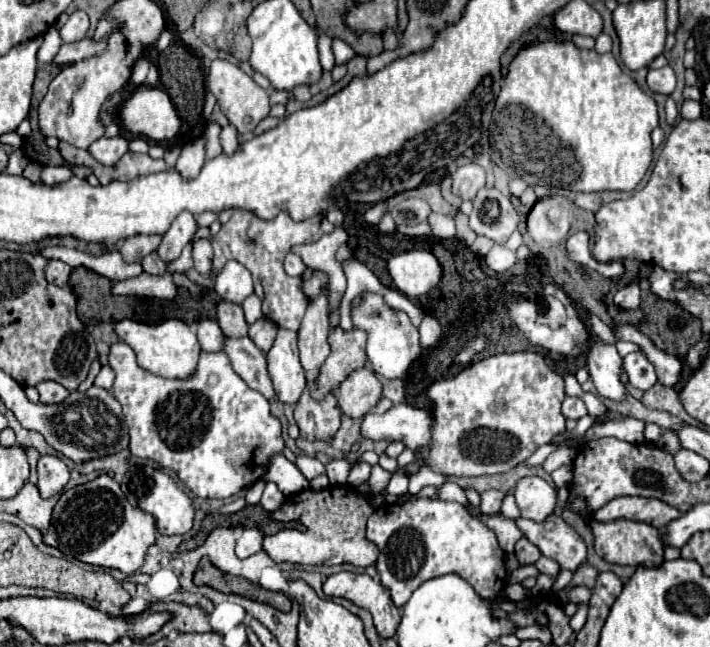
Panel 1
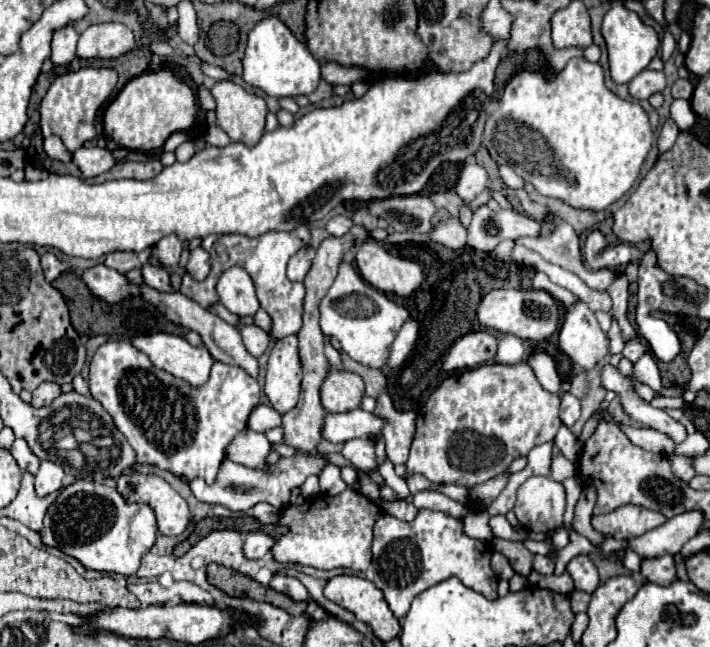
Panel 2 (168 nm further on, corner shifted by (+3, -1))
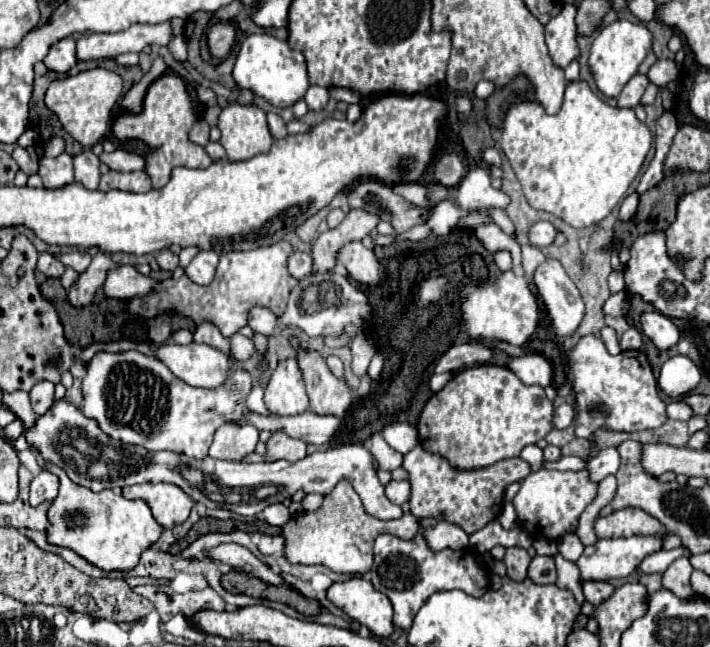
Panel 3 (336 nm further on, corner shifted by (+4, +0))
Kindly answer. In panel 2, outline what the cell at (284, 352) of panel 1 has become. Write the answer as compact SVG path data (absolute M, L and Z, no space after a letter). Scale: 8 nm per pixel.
M288 336L276 340L266 368L264 392L270 404L280 412L288 412L296 406L300 394L302 366L298 358L298 338Z

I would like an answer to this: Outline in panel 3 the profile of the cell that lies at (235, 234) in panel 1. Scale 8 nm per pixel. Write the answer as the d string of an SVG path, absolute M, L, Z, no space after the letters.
M279 241L269 247L259 247L253 251L231 251L223 253L217 265L217 273L211 285L199 287L187 275L181 279L165 279L149 295L129 297L125 301L125 311L139 319L153 319L161 313L179 313L191 317L197 325L211 323L225 337L231 337L241 327L247 325L249 311L253 307L267 307L277 317L285 313L291 289L299 283L287 273L287 257L291 255L291 245Z

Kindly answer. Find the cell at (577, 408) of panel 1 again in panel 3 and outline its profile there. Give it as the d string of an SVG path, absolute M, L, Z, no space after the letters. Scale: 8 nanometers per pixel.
M561 403L557 409L555 409L555 417L553 417L553 425L557 429L567 429L575 419L575 409L571 403Z

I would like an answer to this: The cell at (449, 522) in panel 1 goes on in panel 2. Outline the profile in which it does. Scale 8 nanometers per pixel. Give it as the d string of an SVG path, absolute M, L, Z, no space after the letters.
M422 508L412 522L402 522L390 514L382 514L374 524L372 552L374 584L384 592L384 598L396 618L408 614L412 600L420 592L448 580L450 576L460 578L464 586L484 594L486 598L498 598L498 578L490 568L492 546L484 540L466 536L462 520L448 512Z

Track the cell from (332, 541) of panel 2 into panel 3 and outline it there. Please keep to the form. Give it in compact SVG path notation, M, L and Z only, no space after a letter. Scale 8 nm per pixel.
M339 481L337 487L333 489L331 495L325 497L321 509L317 511L317 519L315 517L297 517L291 519L285 527L283 527L283 537L285 537L285 555L291 563L301 563L301 565L325 565L335 573L347 573L347 575L365 575L371 565L373 565L373 541L377 535L383 533L391 533L403 539L411 539L415 537L419 525L417 525L417 517L413 517L411 513L405 513L401 519L393 519L393 521L381 521L377 517L371 517L365 509L363 503L359 501L359 495L355 493L355 489L351 487L349 481Z

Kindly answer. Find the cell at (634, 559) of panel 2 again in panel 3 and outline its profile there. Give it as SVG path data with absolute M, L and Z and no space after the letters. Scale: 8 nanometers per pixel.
M677 547L671 551L659 551L659 553L651 553L643 559L643 563L639 565L639 569L643 573L663 573L675 559L679 559L681 555L691 555L685 547Z

